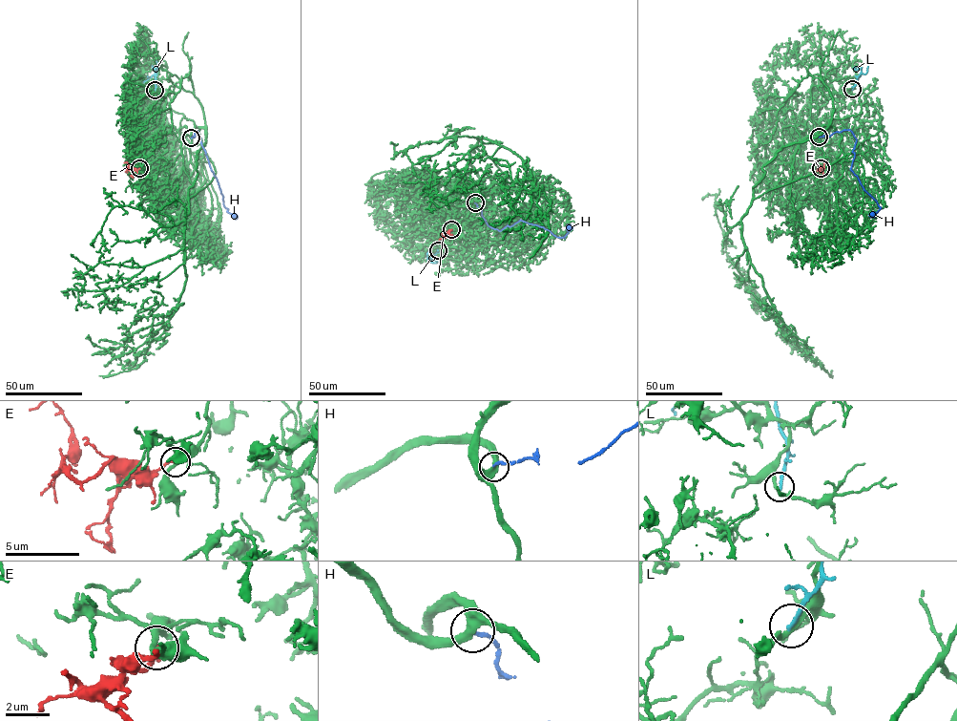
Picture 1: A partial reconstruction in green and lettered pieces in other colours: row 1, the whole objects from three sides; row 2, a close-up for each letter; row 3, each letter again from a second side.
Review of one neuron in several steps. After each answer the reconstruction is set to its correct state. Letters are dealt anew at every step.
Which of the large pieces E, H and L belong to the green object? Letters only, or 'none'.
none

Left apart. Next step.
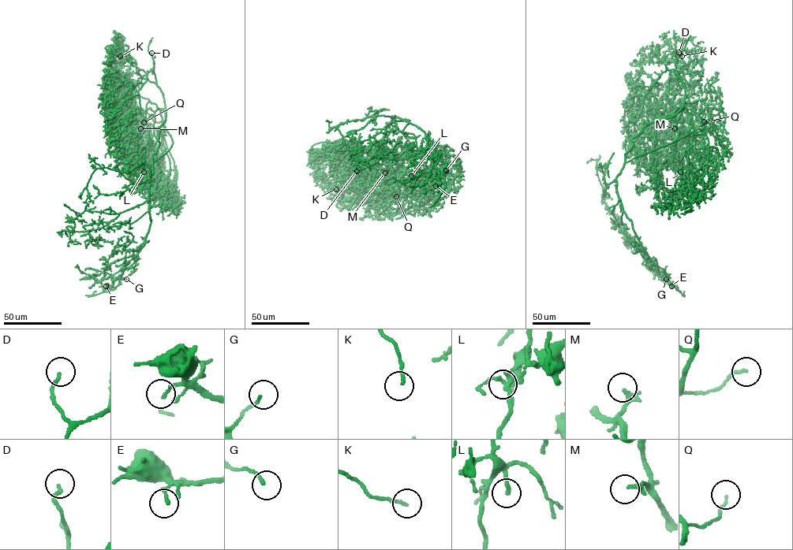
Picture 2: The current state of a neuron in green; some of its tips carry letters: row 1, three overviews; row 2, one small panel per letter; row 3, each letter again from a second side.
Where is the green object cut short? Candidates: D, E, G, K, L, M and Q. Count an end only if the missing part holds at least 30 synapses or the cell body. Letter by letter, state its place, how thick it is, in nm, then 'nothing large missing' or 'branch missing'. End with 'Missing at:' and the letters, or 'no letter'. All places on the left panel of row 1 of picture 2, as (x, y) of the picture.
D: (151, 53) | 160 nm | branch missing
E: (106, 286) | 170 nm | nothing large missing
G: (126, 279) | 130 nm | nothing large missing
K: (120, 56) | 130 nm | branch missing
L: (144, 172) | 200 nm | branch missing
M: (140, 128) | 260 nm | nothing large missing
Q: (144, 122) | 130 nm | nothing large missing
Missing at: D, K, L

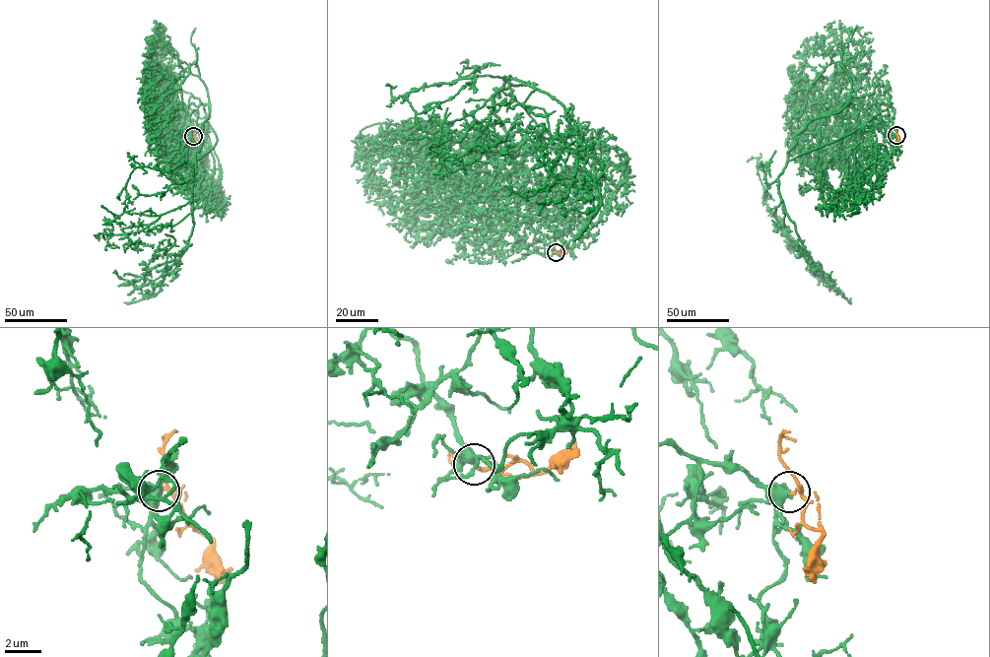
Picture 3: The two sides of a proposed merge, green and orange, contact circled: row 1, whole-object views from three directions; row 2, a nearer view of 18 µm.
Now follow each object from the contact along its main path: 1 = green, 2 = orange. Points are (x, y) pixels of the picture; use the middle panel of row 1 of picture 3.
1: (557, 252), (561, 235), (541, 223), (547, 147), (504, 77), (575, 122), (601, 201), (574, 240)
2: (557, 252), (568, 250)

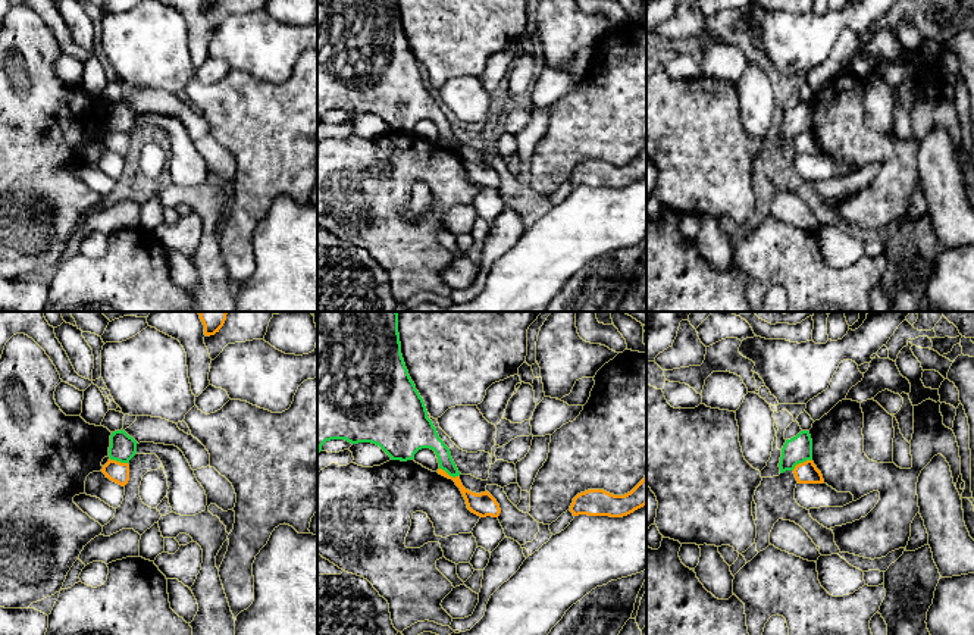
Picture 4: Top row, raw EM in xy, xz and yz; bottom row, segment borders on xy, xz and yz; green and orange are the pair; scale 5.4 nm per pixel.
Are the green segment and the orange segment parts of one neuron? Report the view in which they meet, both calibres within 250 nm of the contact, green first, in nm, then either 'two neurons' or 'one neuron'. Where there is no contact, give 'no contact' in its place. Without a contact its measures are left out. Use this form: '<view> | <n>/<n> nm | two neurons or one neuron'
yz | 150/120 nm | two neurons

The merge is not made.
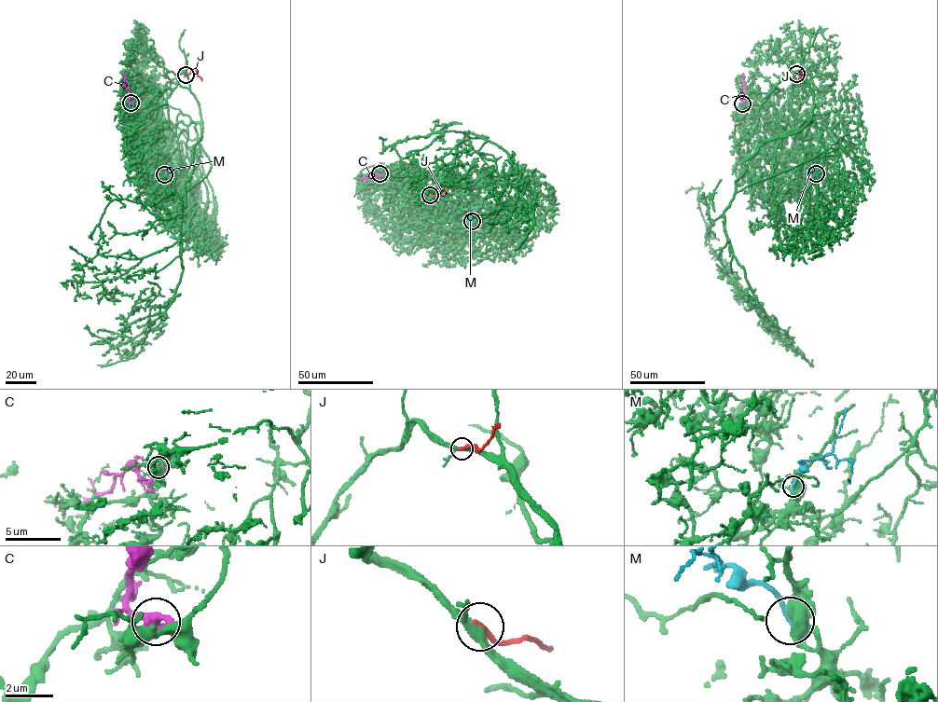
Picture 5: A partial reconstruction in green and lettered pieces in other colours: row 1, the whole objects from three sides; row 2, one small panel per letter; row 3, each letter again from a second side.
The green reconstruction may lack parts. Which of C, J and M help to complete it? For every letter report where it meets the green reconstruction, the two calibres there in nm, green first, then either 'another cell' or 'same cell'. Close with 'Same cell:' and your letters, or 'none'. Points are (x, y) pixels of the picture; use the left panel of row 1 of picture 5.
C: contact (131, 103); calibres 380 and 500 nm; another cell
J: contact (186, 75); calibres 240 and 260 nm; another cell
M: contact (164, 174); calibres 480 and 240 nm; same cell
Same cell: M

